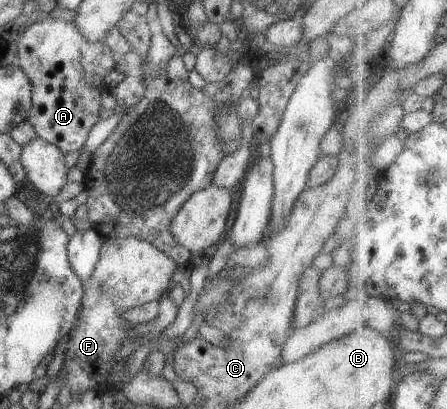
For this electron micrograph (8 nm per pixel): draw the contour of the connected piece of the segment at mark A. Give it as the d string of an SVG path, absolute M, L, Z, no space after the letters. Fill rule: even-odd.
M43 18L25 28L18 39L18 63L31 84L32 107L25 115L34 132L43 141L55 145L62 154L81 149L91 126L99 120L99 99L105 91L103 78L114 69L117 56L111 52L105 43L89 43L83 39L72 21Z

